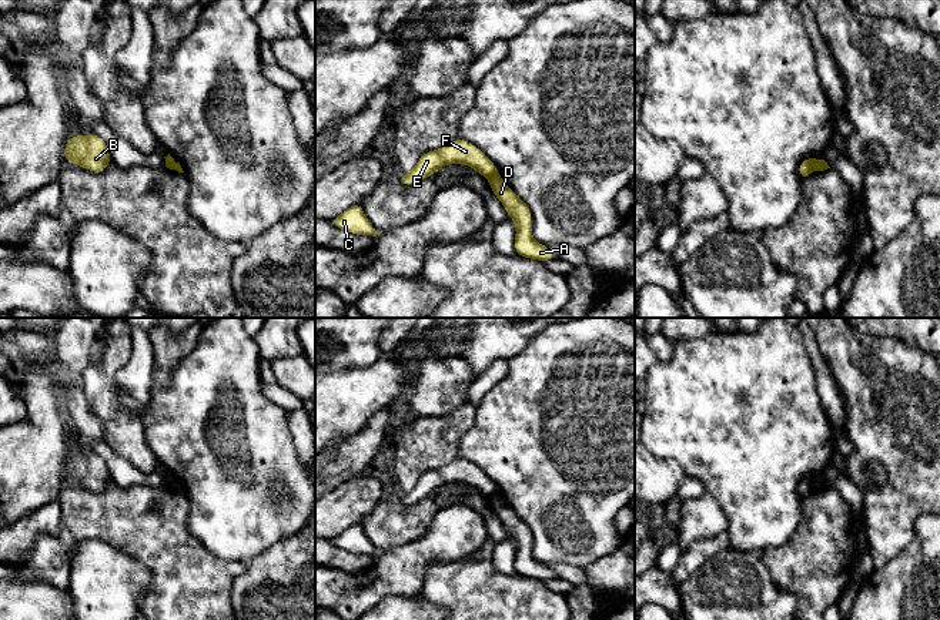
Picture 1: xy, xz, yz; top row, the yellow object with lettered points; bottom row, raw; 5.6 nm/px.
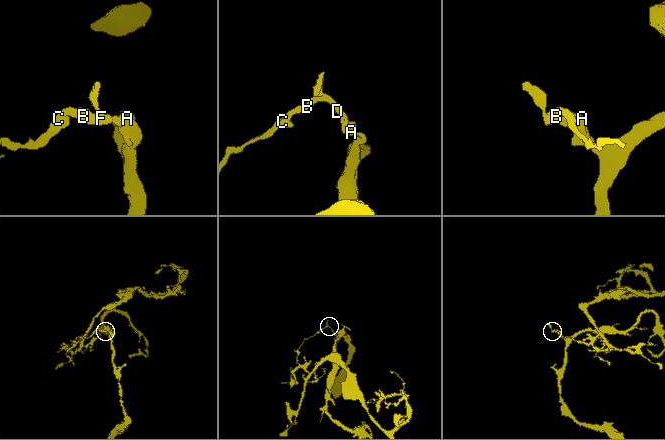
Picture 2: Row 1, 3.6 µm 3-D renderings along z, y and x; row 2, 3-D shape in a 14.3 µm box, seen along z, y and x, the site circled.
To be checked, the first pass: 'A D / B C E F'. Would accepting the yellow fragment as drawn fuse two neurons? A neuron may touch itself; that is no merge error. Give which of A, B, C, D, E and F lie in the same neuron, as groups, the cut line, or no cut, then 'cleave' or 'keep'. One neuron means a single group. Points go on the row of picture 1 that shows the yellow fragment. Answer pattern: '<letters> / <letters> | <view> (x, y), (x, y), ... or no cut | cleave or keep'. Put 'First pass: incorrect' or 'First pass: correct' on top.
First pass: correct
A D / B C E F | yz (816, 160), (813, 168) | cleave

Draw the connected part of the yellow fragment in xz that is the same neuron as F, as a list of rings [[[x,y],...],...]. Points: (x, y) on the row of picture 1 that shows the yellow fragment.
[[[456,138],[442,148],[422,154],[414,170],[402,174],[398,182],[401,185],[414,185],[449,164],[469,165],[488,180],[498,175],[498,167],[478,147]]]

